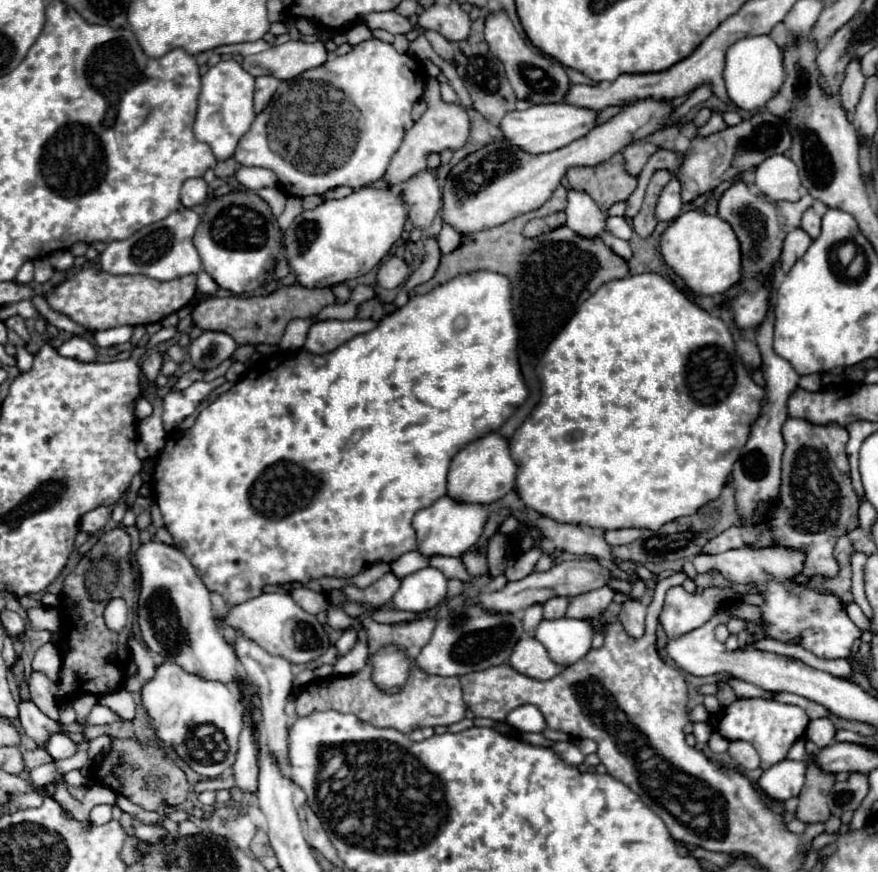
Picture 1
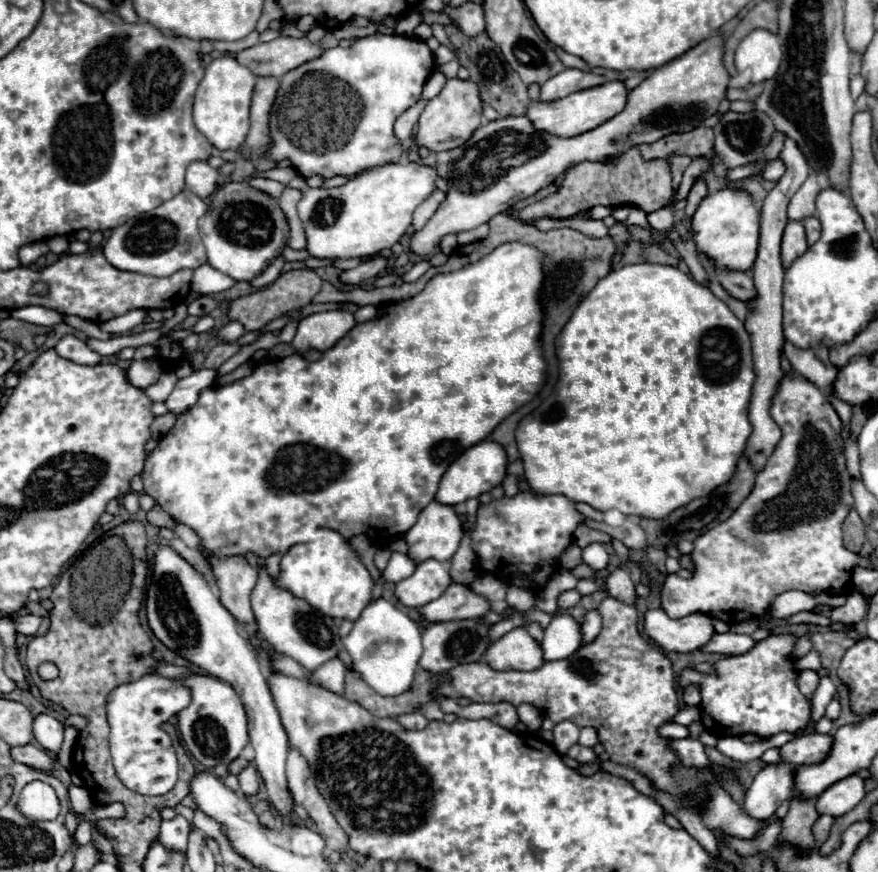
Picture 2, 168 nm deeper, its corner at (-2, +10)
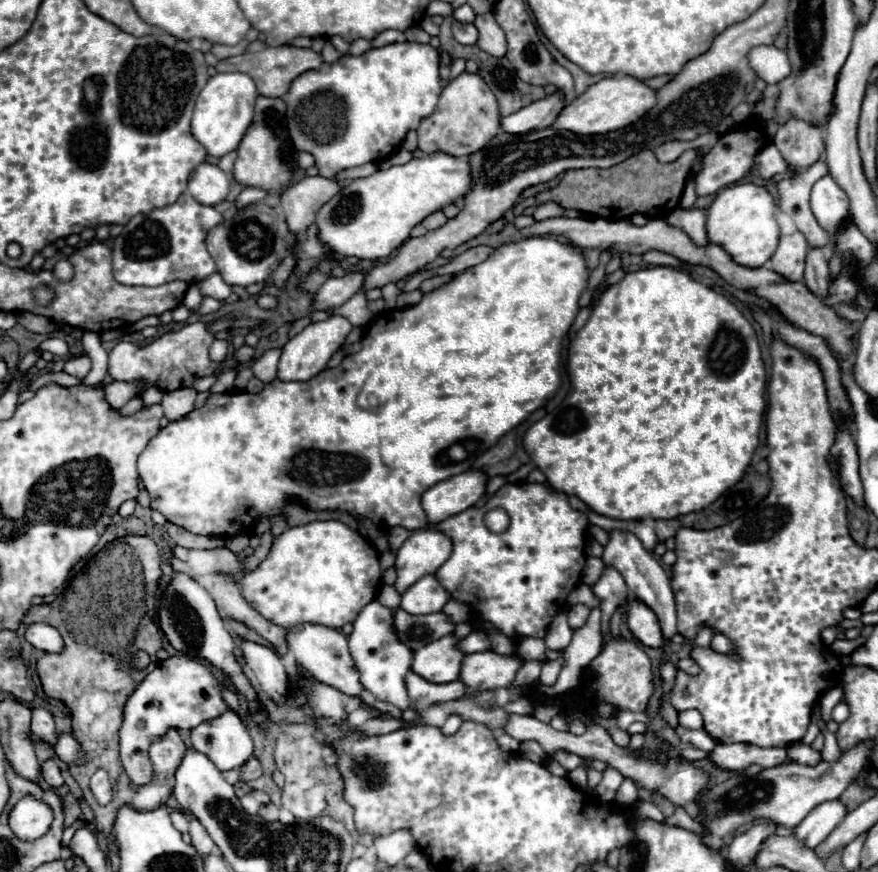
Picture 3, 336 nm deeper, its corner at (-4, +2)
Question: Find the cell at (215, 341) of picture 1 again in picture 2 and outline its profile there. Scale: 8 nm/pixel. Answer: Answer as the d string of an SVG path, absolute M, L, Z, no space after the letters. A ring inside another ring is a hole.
M229 322L227 326L223 326L223 328L219 330L219 336L221 336L221 340L225 340L225 342L235 342L235 340L239 340L243 334L245 334L245 328L243 328L243 324L239 324L239 322Z

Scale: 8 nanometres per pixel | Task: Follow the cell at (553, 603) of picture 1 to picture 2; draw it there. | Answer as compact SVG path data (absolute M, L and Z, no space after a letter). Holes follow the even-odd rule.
M567 590L567 592L563 592L563 594L559 596L559 608L573 608L579 600L581 600L579 592L575 592L575 590Z

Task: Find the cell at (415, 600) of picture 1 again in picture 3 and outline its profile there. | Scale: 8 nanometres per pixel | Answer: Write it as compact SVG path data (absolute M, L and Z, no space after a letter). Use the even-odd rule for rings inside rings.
M429 574L417 580L401 594L401 608L409 614L431 614L439 612L451 600L449 590L437 580L437 576Z

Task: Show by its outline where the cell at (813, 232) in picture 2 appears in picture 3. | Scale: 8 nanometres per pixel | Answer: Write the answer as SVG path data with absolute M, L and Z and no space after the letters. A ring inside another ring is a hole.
M809 248L807 264L805 264L805 286L817 294L825 296L829 286L829 262L825 258L823 248Z

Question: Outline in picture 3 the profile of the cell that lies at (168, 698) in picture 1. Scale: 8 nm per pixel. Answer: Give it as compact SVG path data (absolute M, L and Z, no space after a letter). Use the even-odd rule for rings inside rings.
M231 708L193 728L191 746L197 748L197 752L205 752L221 772L243 766L253 754L249 728Z

